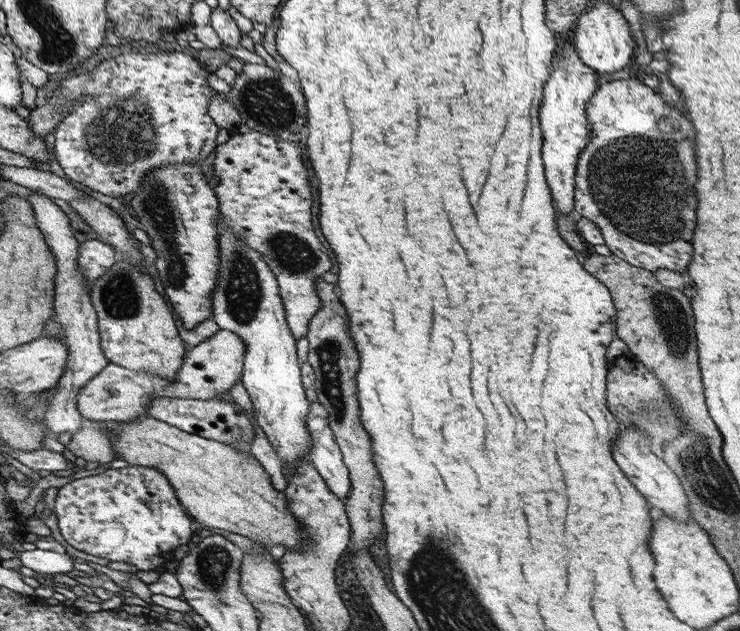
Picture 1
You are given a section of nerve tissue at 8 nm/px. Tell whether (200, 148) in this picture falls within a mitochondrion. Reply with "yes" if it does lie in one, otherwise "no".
no

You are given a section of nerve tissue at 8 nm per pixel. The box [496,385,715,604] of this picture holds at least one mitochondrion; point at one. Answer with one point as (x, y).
(648, 411)

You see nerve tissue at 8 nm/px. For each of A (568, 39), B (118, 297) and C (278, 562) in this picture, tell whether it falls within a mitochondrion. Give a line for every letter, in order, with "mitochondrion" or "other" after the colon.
A: other
B: mitochondrion
C: other

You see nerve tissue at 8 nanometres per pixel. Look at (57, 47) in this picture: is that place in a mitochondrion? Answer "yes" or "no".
yes

